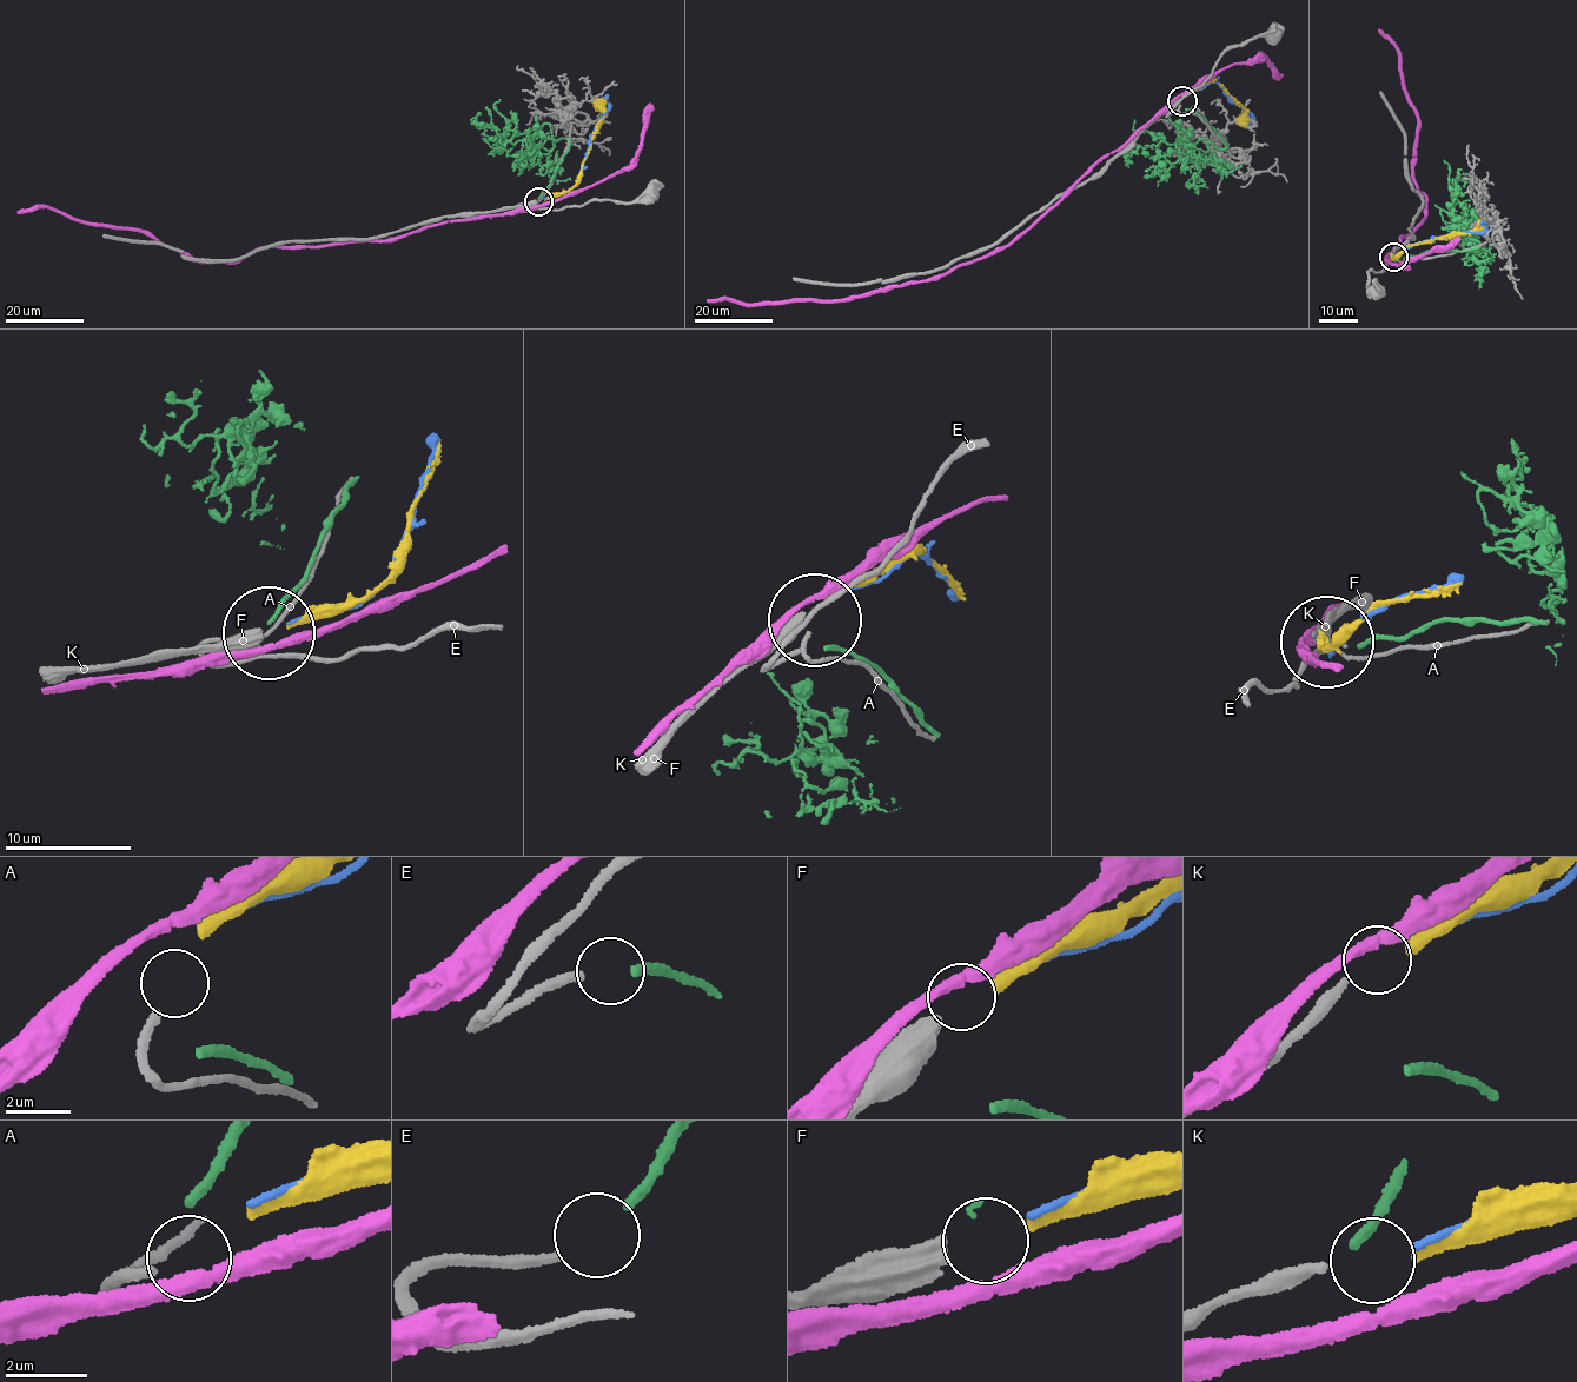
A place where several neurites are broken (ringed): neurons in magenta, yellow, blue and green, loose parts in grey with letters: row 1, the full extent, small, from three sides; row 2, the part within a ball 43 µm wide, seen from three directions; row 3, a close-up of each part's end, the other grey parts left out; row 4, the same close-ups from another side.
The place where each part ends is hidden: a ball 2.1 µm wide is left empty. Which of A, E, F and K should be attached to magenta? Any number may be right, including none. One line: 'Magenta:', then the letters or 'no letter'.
Magenta: no letter

